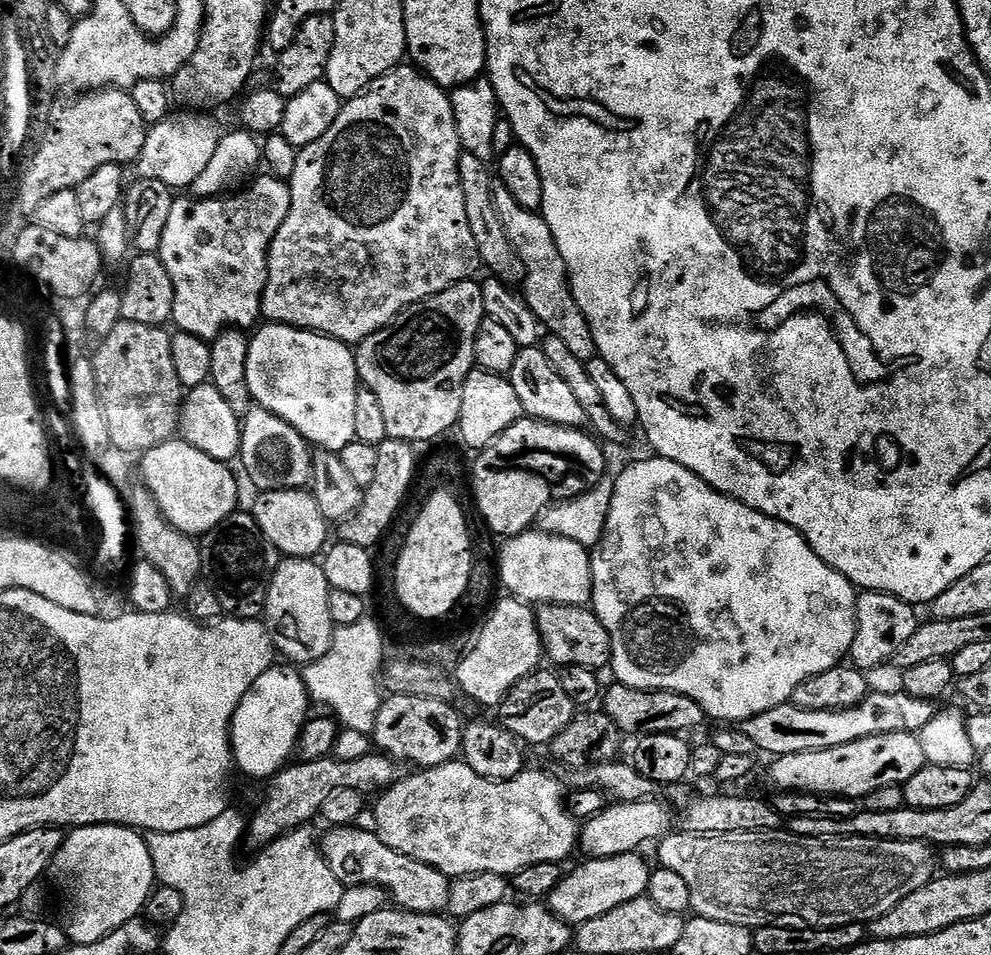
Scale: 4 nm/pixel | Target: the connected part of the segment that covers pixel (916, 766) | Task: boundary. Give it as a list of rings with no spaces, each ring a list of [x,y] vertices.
[[[915,732],[874,734],[846,745],[813,752],[786,754],[771,761],[768,776],[784,794],[811,792],[821,798],[863,798],[874,790],[899,788],[928,763],[919,735]]]

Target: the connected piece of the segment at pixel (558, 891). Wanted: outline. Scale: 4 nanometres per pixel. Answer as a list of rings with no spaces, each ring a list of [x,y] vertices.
[[[627,852],[605,860],[585,859],[572,873],[561,875],[558,886],[546,898],[547,907],[560,920],[573,926],[590,922],[594,918],[602,918],[602,914],[610,914],[610,910],[622,906],[626,902],[634,902],[634,898],[645,895],[648,891],[652,868],[643,860],[640,852]]]

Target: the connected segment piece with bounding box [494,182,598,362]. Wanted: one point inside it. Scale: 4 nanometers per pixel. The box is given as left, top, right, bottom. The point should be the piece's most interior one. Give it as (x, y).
(547, 290)

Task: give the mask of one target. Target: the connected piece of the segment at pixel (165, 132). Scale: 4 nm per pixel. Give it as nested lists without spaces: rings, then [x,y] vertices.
[[[176,112],[168,116],[162,122],[153,125],[148,132],[146,144],[143,146],[142,154],[136,161],[138,167],[137,175],[141,179],[162,182],[168,188],[179,190],[187,189],[197,180],[198,175],[206,170],[206,165],[214,158],[214,153],[218,148],[218,142],[224,135],[219,124],[212,120],[208,114],[197,114],[193,112]]]

